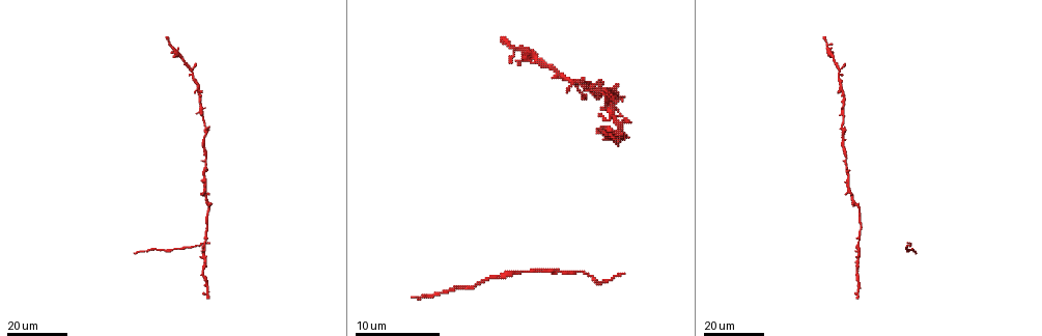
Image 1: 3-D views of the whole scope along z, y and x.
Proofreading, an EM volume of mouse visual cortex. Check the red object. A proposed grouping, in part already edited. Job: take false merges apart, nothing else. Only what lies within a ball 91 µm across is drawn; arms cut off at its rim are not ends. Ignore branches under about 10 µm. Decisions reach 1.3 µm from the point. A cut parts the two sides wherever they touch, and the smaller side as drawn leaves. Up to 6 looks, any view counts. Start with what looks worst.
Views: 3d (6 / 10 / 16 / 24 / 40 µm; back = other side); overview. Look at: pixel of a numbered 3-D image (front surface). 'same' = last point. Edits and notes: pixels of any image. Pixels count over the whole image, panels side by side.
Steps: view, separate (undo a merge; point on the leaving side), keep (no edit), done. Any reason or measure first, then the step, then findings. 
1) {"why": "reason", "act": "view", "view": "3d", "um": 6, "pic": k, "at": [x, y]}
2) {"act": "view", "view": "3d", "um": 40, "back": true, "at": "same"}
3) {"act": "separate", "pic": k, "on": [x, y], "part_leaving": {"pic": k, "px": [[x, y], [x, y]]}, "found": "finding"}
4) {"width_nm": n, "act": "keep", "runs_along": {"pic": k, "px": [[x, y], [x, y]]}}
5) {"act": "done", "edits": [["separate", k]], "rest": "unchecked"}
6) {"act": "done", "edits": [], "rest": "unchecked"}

{"why": "four or more arms meet", "act": "view", "view": "3d", "um": 24, "pic": 1, "at": [609, 114]}

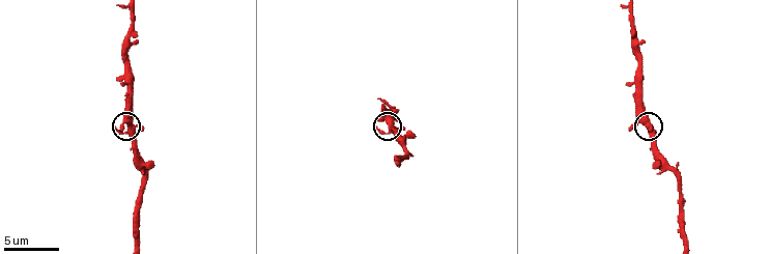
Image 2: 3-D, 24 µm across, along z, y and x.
{"act": "view", "view": "3d", "um": 10, "pic": 2, "at": [128, 123]}

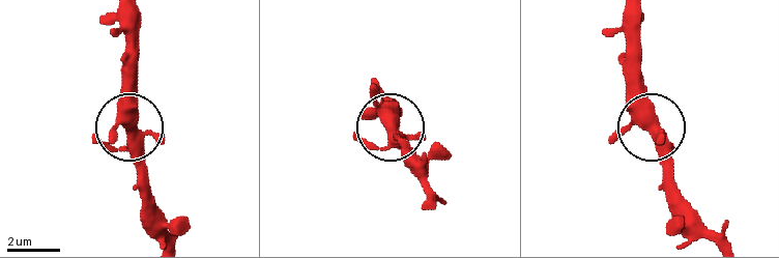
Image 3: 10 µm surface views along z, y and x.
{"width_nm": 410, "act": "keep", "runs_along": {"pic": 3, "px": [[655, 114], [655, 120], [641, 72], [641, 33]]}, "found": "all the same cell"}

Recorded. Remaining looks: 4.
{"why": "calibre changes", "act": "view", "view": "3d", "um": 16, "pic": 1, "at": [519, 271]}

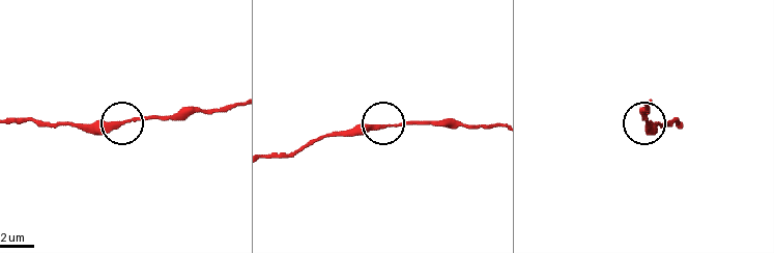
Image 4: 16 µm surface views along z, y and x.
{"why": "zoom in", "act": "view", "view": "3d", "um": 10, "pic": 4, "at": [118, 123]}

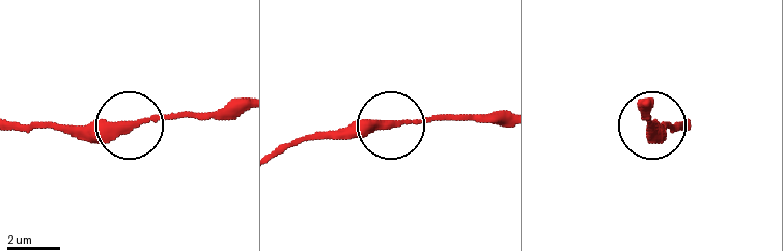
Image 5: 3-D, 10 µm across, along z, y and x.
{"act": "keep", "found": "all the same cell"}

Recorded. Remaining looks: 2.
{"act": "view", "view": "3d", "um": 24, "pic": 1, "at": [858, 236]}

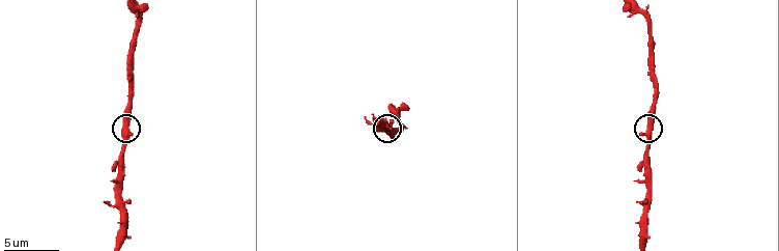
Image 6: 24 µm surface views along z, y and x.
{"act": "view", "view": "3d", "um": 10, "pic": 6, "at": [650, 119]}

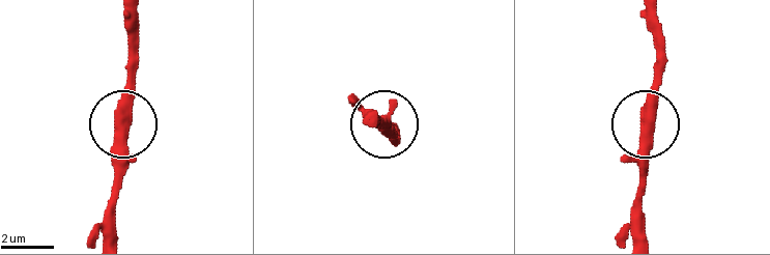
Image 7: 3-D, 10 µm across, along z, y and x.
{"width_nm": 430, "act": "keep", "runs_along": {"pic": 7, "px": [[649, 16], [656, 102], [643, 129], [643, 187]]}, "found": "one cell here"}

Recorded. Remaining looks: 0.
{"act": "done", "edits": [], "rest": "unchecked"}

